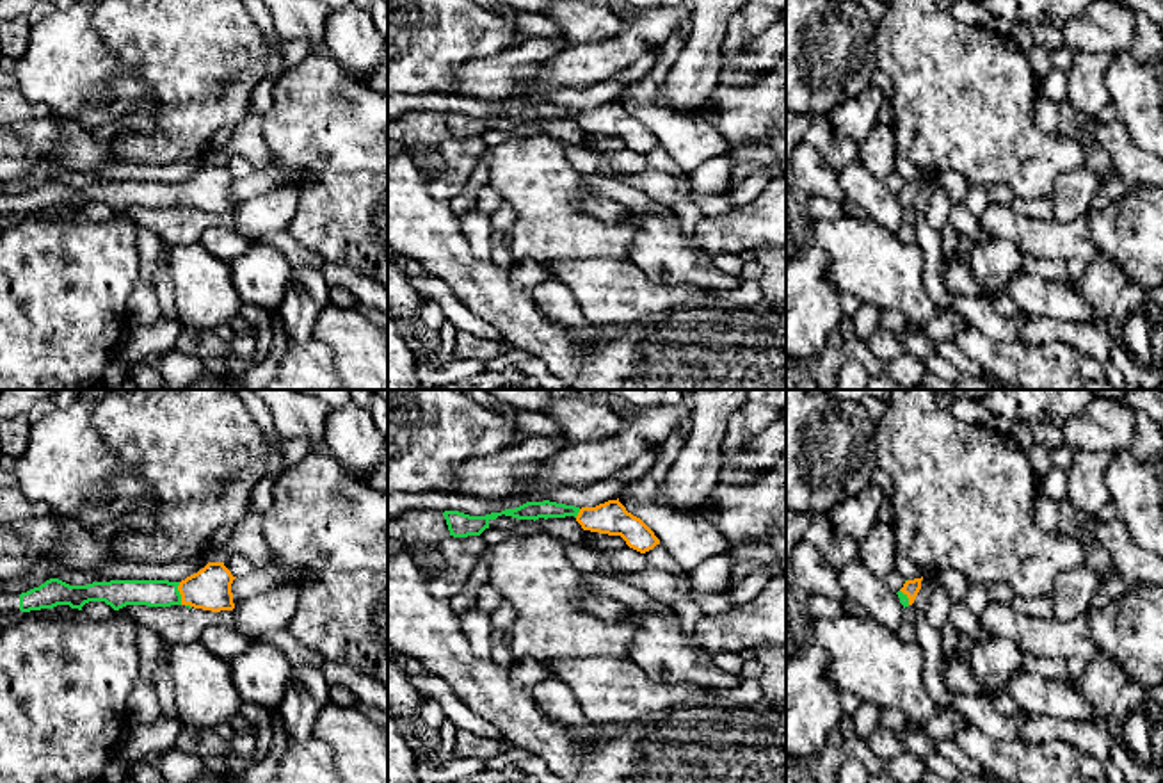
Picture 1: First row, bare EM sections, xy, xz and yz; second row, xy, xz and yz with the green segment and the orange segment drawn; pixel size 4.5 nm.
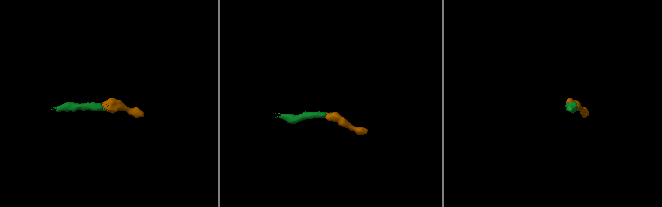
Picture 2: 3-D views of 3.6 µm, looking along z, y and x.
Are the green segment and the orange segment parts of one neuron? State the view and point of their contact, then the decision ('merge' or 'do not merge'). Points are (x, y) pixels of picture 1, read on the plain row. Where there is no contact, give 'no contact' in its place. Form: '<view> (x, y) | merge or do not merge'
xy (178, 194) | merge

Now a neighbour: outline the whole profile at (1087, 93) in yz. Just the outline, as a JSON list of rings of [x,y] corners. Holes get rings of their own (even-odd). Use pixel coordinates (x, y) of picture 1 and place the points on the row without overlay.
[[[1078,52],[1071,68],[1065,71],[1067,101],[1087,117],[1097,119],[1099,112],[1111,103],[1103,82],[1111,59],[1108,52]]]

